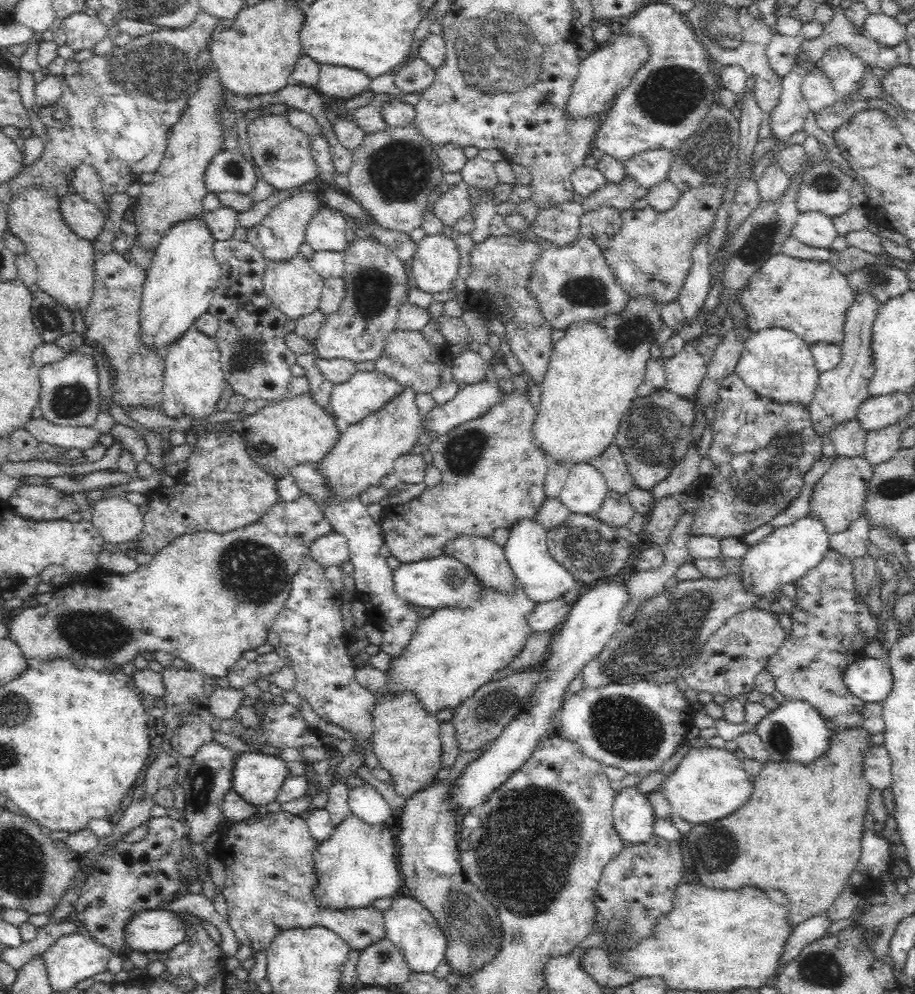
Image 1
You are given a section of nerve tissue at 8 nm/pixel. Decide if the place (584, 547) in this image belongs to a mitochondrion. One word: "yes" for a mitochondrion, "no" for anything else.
yes

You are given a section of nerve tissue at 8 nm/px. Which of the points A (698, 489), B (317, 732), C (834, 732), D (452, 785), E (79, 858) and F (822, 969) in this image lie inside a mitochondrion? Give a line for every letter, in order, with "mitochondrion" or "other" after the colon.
A: other
B: other
C: other
D: other
E: other
F: mitochondrion

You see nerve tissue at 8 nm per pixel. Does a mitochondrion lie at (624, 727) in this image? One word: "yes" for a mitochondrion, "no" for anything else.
yes

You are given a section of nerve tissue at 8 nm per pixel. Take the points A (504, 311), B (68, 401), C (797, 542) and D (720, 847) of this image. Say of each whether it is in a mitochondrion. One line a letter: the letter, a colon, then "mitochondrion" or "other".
A: other
B: mitochondrion
C: other
D: mitochondrion

